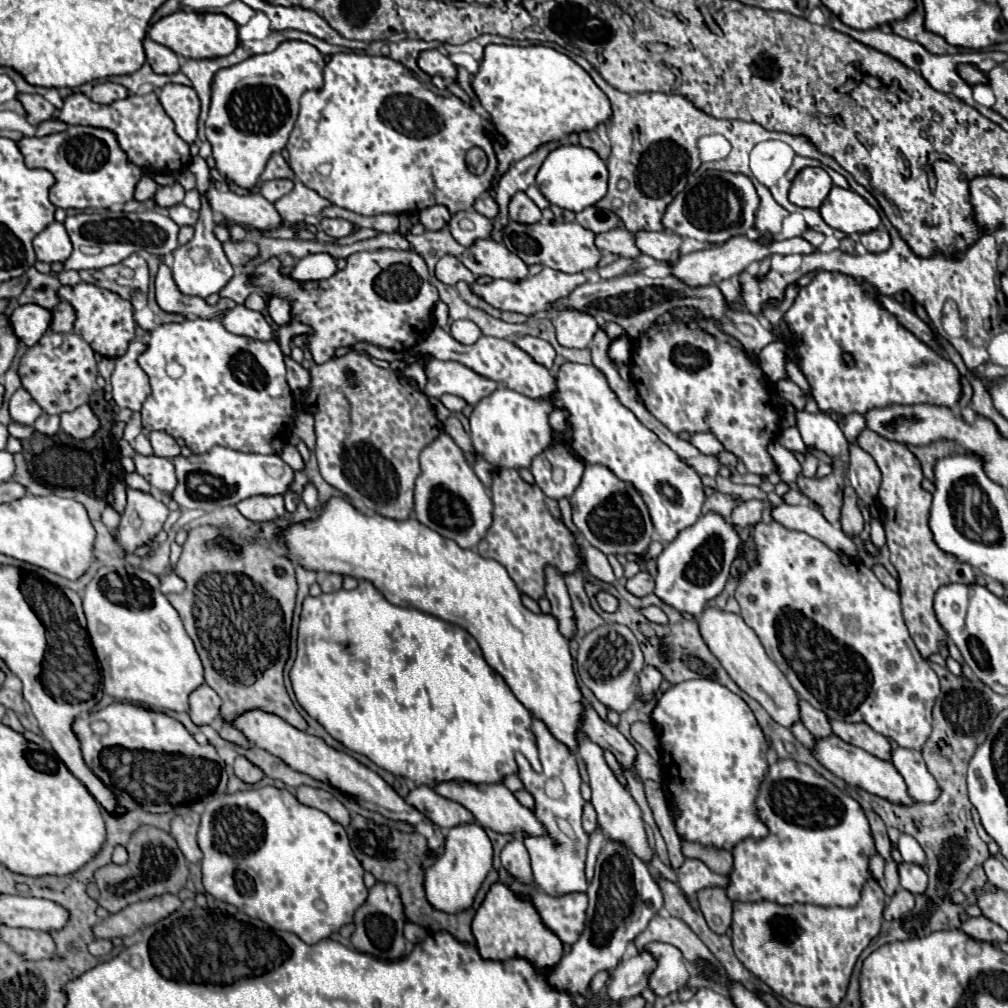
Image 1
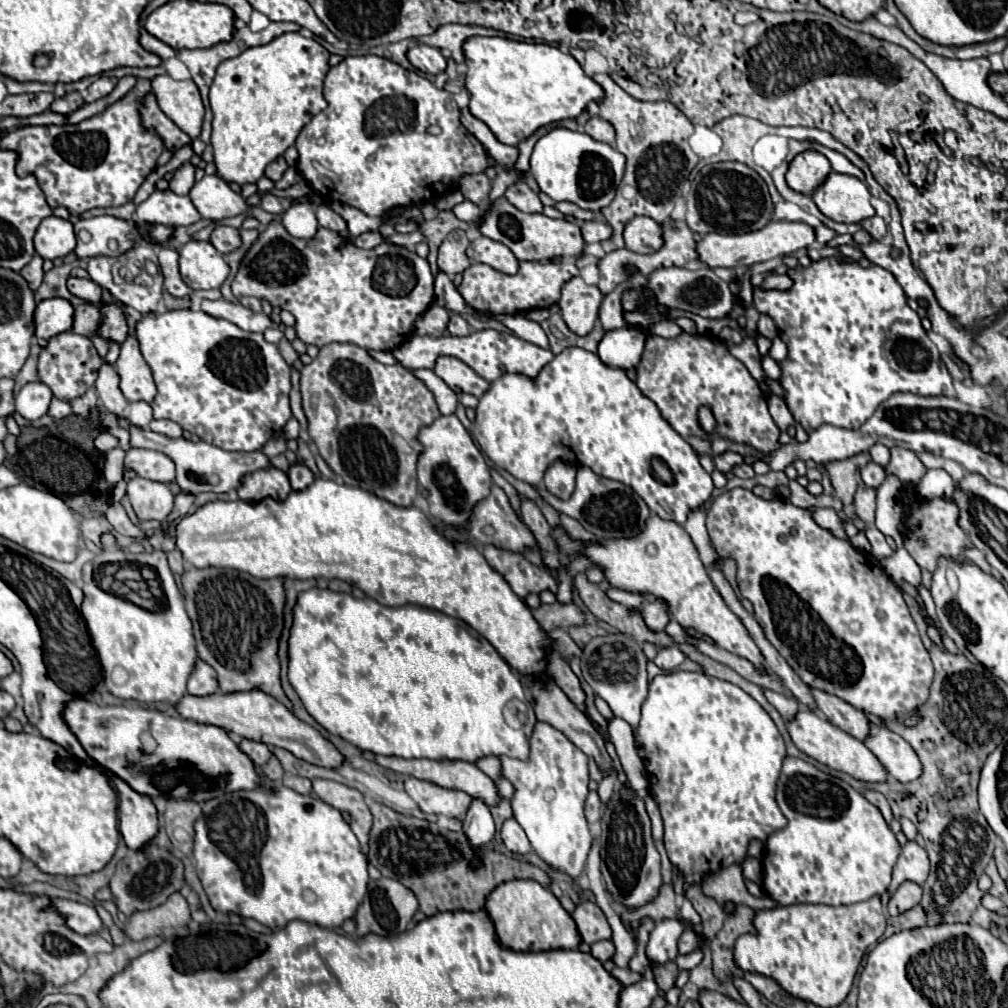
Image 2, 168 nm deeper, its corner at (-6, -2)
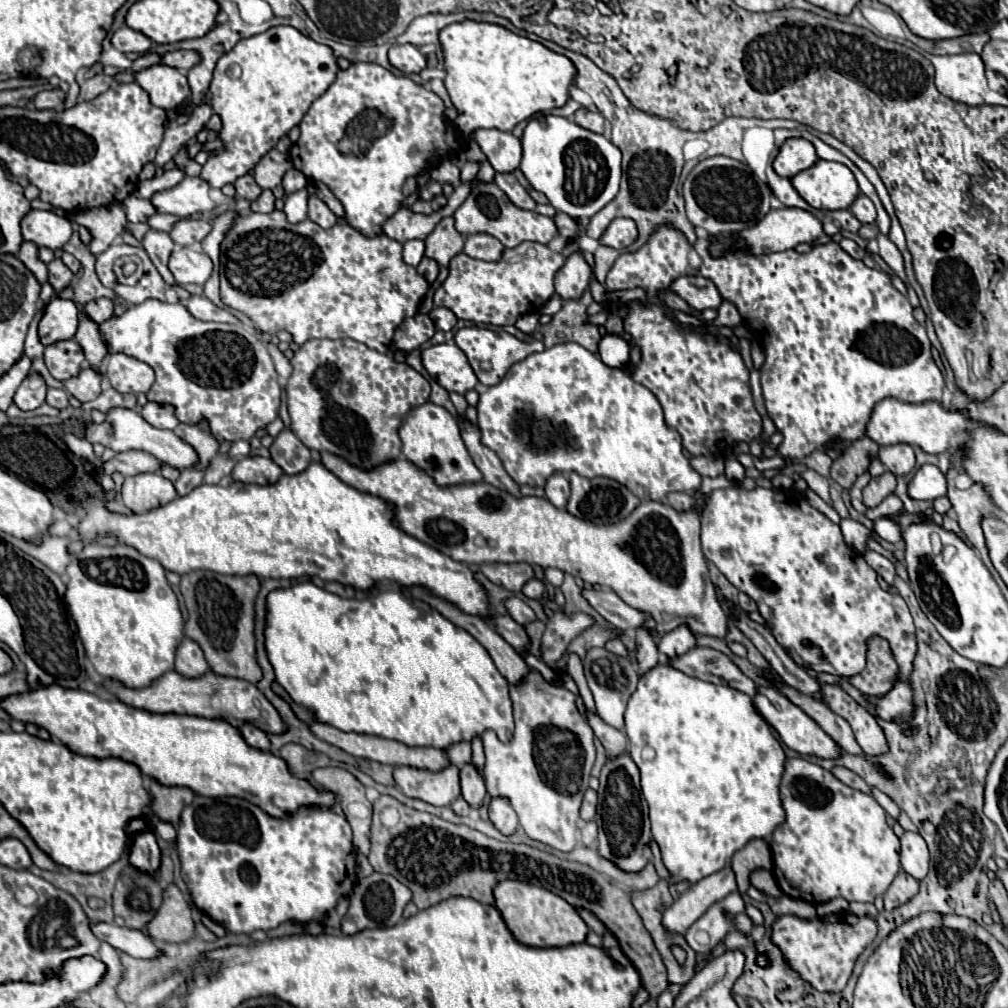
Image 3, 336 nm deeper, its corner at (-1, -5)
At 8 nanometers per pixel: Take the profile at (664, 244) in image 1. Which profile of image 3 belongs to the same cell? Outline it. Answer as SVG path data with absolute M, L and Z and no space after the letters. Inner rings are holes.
M617 217L617 221L609 223L609 229L599 237L599 245L613 247L623 251L623 247L629 247L637 239L637 227L633 221Z

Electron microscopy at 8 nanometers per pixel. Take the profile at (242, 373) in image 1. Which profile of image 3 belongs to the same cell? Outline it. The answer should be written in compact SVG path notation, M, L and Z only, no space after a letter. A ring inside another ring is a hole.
M149 299L149 301L143 301L143 303L139 303L139 305L131 305L123 315L113 315L113 317L109 317L109 321L103 321L103 323L99 325L99 333L101 333L101 337L103 337L103 341L105 341L107 349L109 349L109 353L127 353L127 355L131 355L131 357L135 357L135 359L139 359L139 361L143 361L143 363L147 363L147 365L151 365L151 367L155 369L155 377L157 377L157 379L155 379L153 387L151 387L149 393L147 393L149 401L157 401L157 403L159 403L159 401L165 401L165 403L171 403L171 405L177 409L177 419L179 419L181 423L197 423L199 419L205 417L205 419L209 421L211 433L213 433L219 441L251 439L251 437L257 433L257 429L265 429L265 425L271 423L271 421L277 417L277 409L279 409L279 405L281 405L281 387L279 387L279 381L277 381L277 371L275 371L275 367L273 367L271 355L269 355L267 347L263 345L263 341L261 341L255 333L251 333L251 331L247 331L247 329L241 329L241 325L199 321L199 319L195 319L181 303L171 305L171 303L157 301L157 299Z

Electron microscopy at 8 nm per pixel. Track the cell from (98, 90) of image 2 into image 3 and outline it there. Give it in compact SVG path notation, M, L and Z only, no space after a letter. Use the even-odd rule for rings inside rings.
M95 75L91 79L87 79L83 85L81 85L81 93L79 93L79 101L91 101L95 99L97 95L105 93L113 83L113 77L109 75Z

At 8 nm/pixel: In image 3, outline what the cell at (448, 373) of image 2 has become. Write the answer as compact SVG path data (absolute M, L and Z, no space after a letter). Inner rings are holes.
M439 343L439 345L431 345L431 347L427 347L427 349L421 351L421 359L423 359L423 367L427 369L427 373L429 373L443 389L447 389L449 393L455 391L455 393L465 395L469 389L475 389L477 377L475 377L471 365L467 363L465 353L461 353L461 349L457 349L455 343Z

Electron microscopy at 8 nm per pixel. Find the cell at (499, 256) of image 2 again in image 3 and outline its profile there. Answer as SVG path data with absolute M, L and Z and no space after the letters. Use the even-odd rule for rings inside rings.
M487 233L469 235L463 245L463 251L469 257L481 259L481 261L499 261L503 249L505 247L501 245L501 241L497 241L493 235L487 235Z

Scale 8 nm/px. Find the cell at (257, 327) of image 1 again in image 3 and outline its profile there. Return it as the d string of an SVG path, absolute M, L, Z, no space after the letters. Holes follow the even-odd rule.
M191 295L187 301L187 309L195 319L201 321L221 321L221 323L239 323L229 311L219 309L217 305L213 305L207 297L203 295Z

